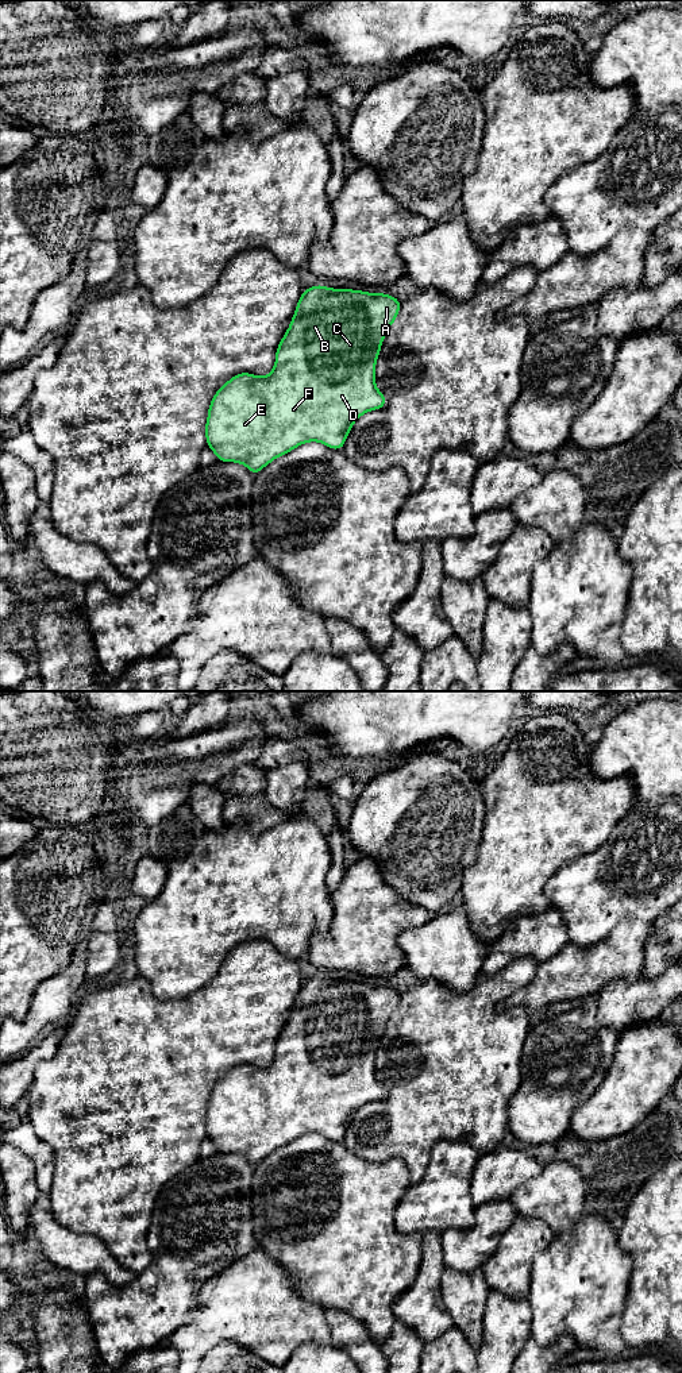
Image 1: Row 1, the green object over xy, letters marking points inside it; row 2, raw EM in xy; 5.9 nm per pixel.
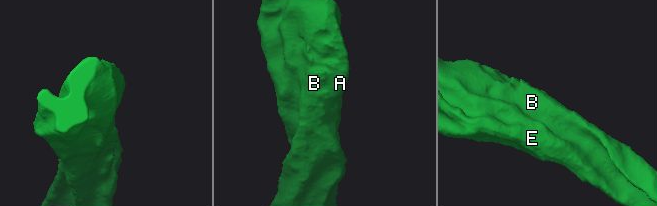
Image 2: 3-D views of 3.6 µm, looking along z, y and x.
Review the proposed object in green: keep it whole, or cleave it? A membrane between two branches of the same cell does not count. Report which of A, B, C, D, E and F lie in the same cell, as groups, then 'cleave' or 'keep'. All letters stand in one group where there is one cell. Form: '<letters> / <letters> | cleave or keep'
A B C D E F | keep

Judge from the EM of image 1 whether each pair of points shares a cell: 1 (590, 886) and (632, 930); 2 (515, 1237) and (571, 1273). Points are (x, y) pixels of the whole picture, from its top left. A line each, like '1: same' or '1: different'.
1: different
2: different

